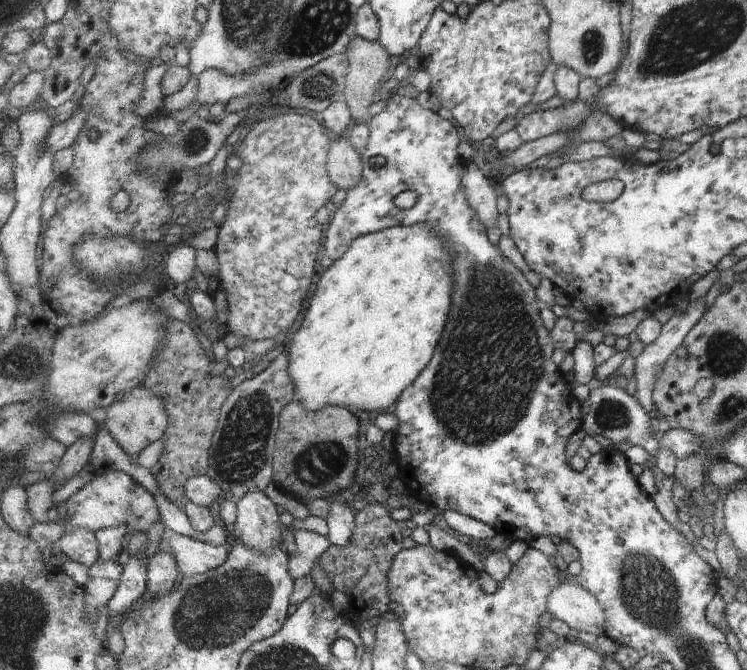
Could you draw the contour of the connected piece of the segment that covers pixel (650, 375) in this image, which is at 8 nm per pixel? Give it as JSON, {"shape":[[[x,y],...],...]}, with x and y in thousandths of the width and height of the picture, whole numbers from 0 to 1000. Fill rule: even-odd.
{"shape":[[[937,443],[921,451],[918,460],[905,463],[900,473],[886,485],[881,504],[873,513],[865,515],[862,525],[850,534],[849,564],[851,564],[857,601],[867,618],[876,610],[874,596],[871,594],[874,579],[877,578],[876,569],[878,569],[876,561],[878,561],[878,557],[884,557],[894,533],[914,512],[916,503],[941,473],[944,458],[944,446]]]}

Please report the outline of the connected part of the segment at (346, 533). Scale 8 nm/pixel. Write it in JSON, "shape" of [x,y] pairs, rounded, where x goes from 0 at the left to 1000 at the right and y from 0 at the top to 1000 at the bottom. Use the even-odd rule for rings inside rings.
{"shape":[[[458,751],[443,752],[443,769],[438,776],[443,785],[440,804],[451,816],[465,816],[473,809],[478,790],[478,766]]]}

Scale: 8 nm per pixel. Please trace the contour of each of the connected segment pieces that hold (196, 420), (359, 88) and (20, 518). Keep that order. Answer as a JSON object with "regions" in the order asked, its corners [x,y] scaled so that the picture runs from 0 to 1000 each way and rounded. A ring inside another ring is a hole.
{"regions":[[[[229,475],[221,519],[210,533],[193,573],[207,590],[221,596],[228,619],[226,639],[218,654],[221,667],[217,681],[201,701],[220,737],[246,761],[256,746],[248,725],[260,712],[280,707],[286,649],[300,604],[315,581],[305,563],[284,560],[285,545],[260,490]]],[[[479,54],[471,64],[466,82],[470,106],[461,151],[470,161],[474,184],[487,184],[493,179],[493,185],[495,185],[497,160],[511,142],[522,137],[522,128],[514,125],[514,116],[525,101],[523,81],[509,61],[494,61]]],[[[15,727],[7,731],[3,742],[1,760],[7,775],[27,797],[40,801],[40,791],[48,785],[48,772],[37,752],[36,728]]]]}

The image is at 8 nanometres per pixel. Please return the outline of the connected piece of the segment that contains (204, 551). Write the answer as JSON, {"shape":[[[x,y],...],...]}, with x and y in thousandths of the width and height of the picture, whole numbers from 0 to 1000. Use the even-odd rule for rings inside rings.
{"shape":[[[222,788],[214,821],[234,828],[246,861],[272,858],[289,851],[307,836],[309,816],[292,815]]]}

